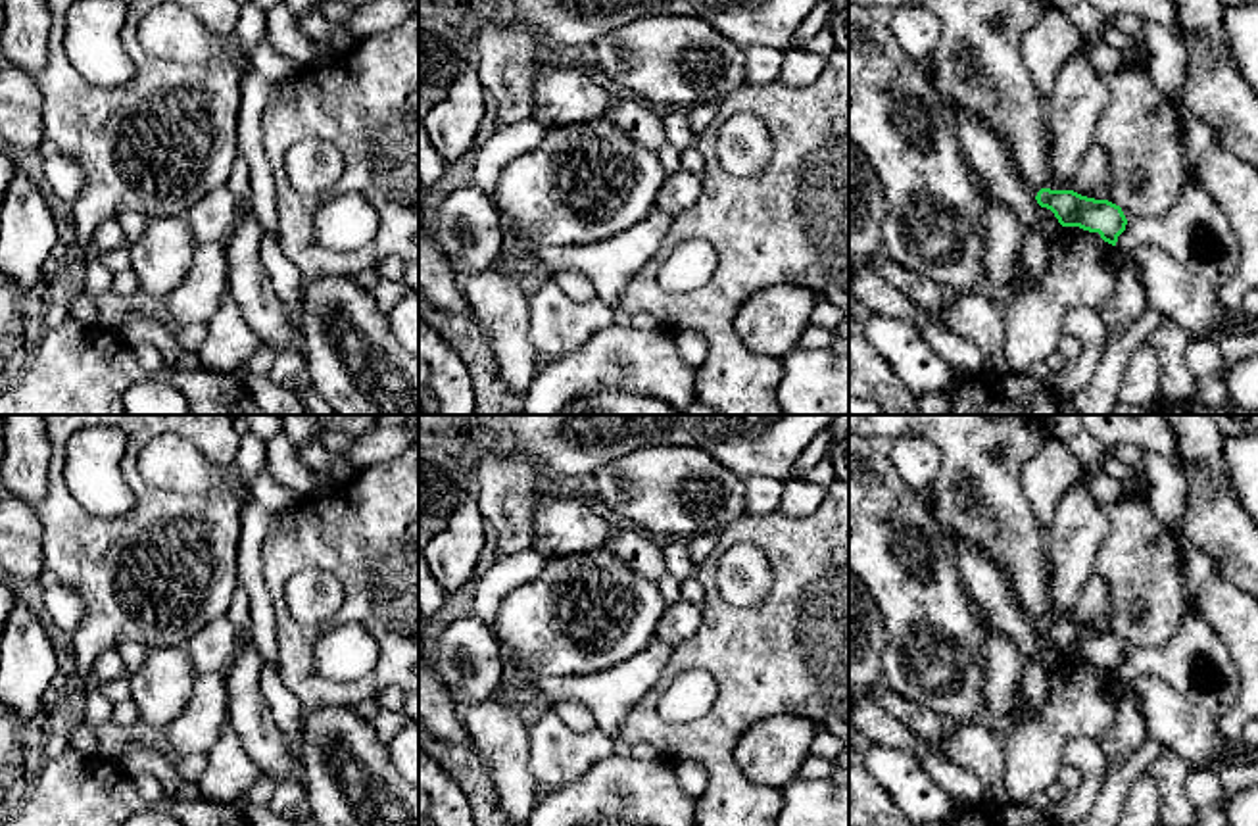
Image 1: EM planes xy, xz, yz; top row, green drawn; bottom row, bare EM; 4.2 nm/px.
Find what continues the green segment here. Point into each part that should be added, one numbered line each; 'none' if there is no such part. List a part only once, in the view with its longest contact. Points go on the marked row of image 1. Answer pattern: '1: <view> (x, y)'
1: yz (1028, 187)

